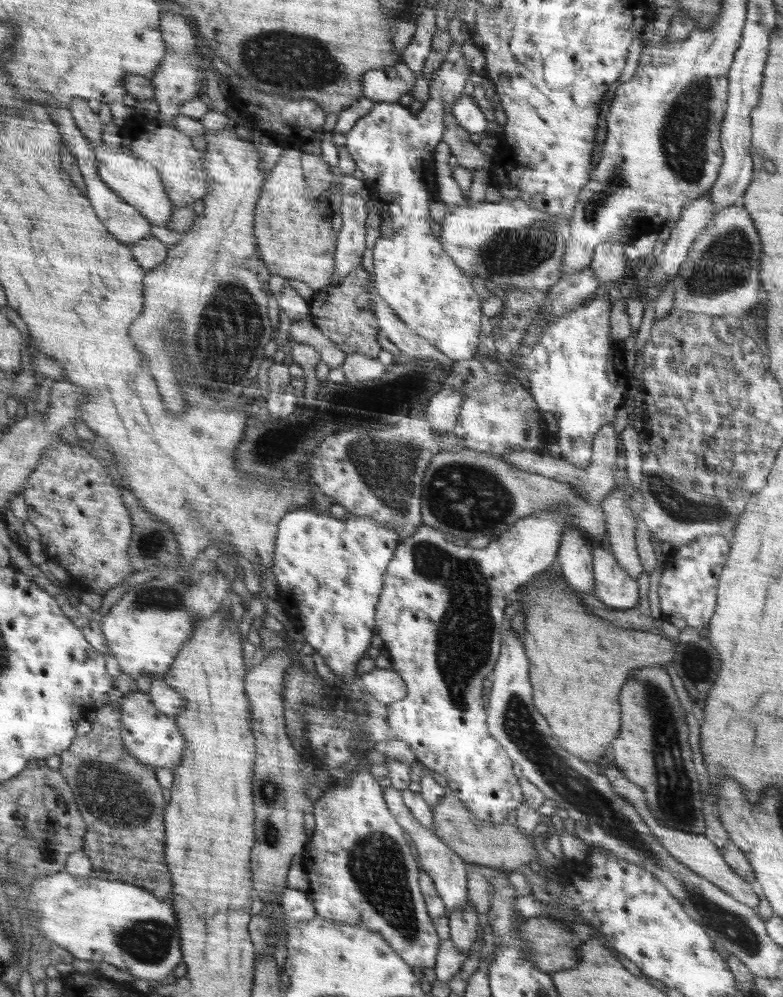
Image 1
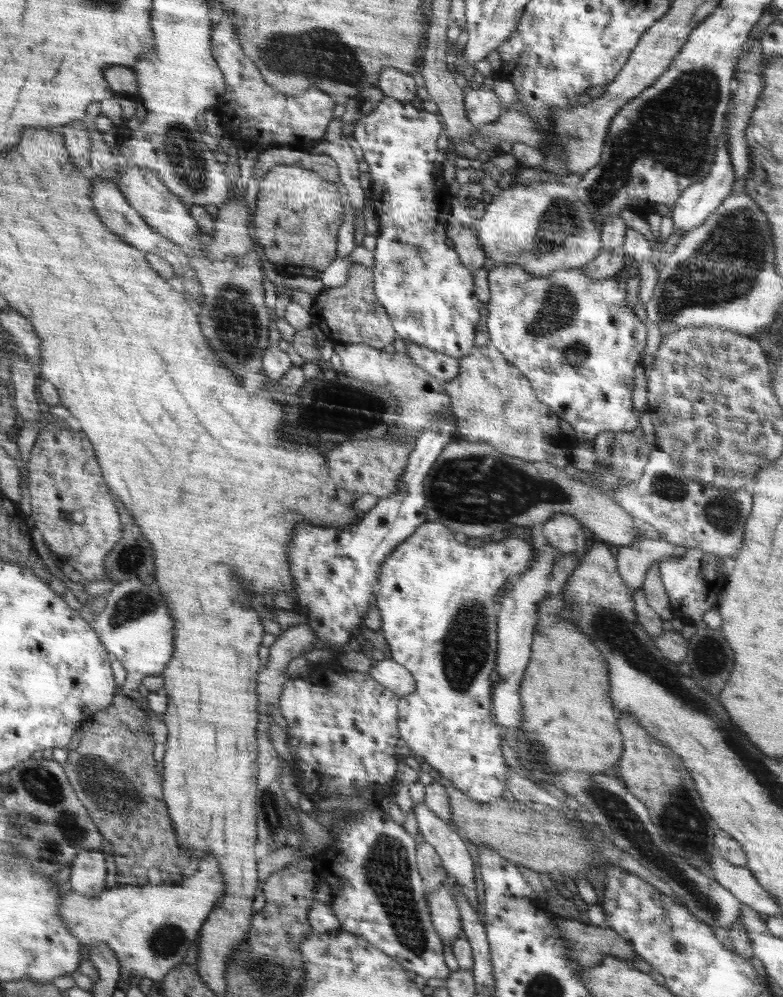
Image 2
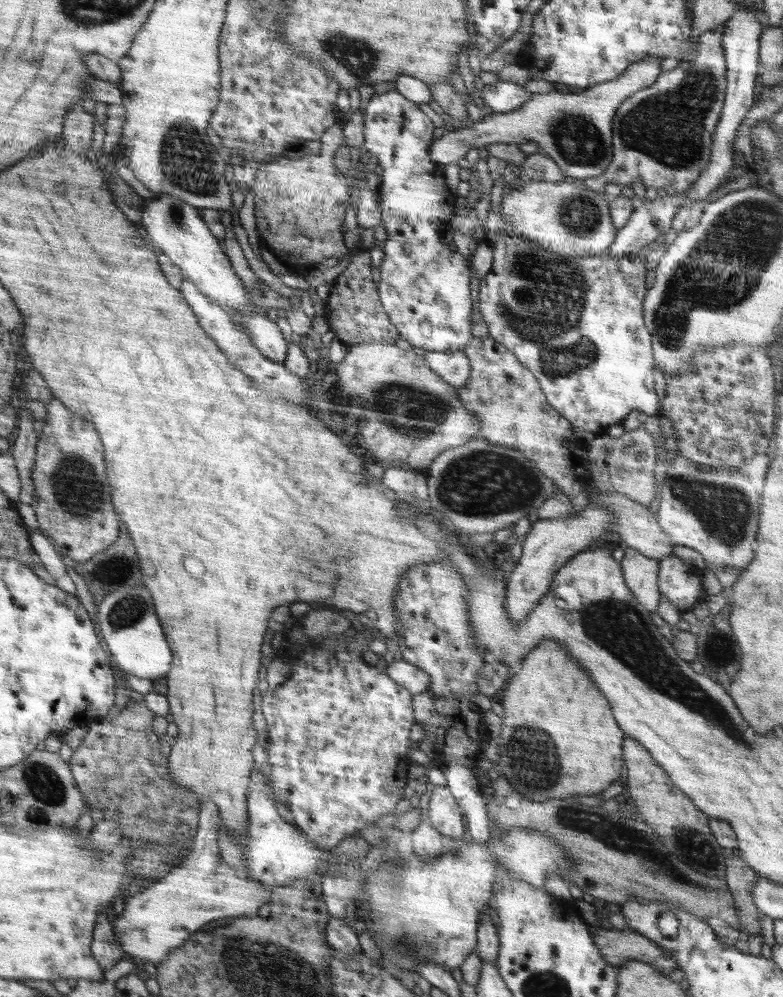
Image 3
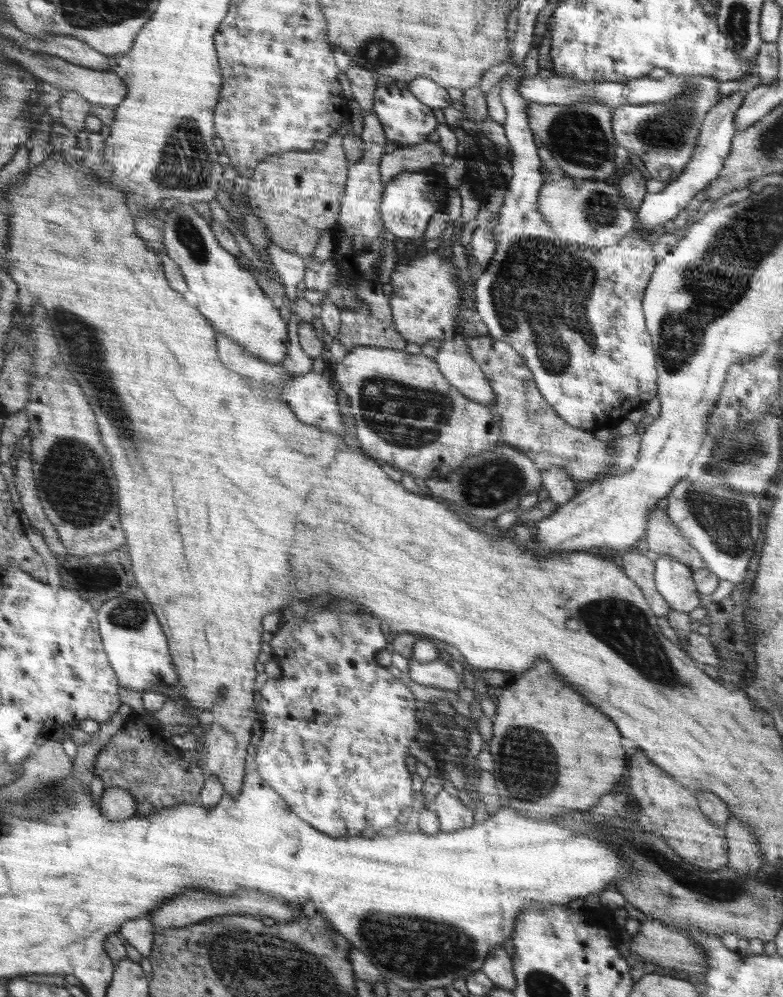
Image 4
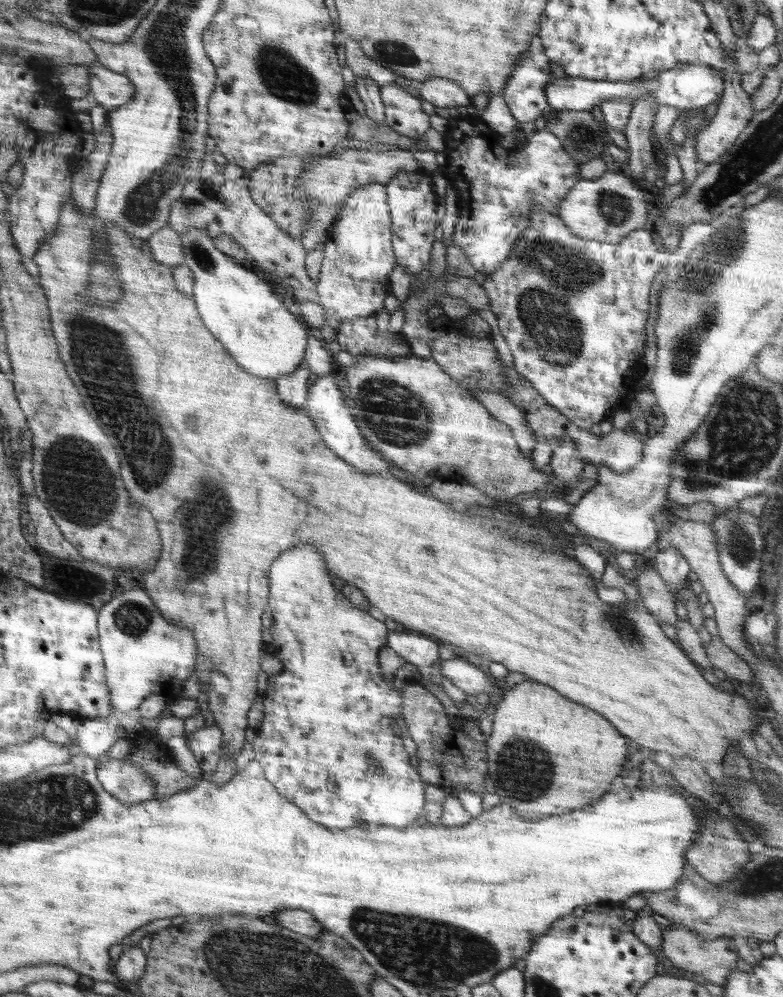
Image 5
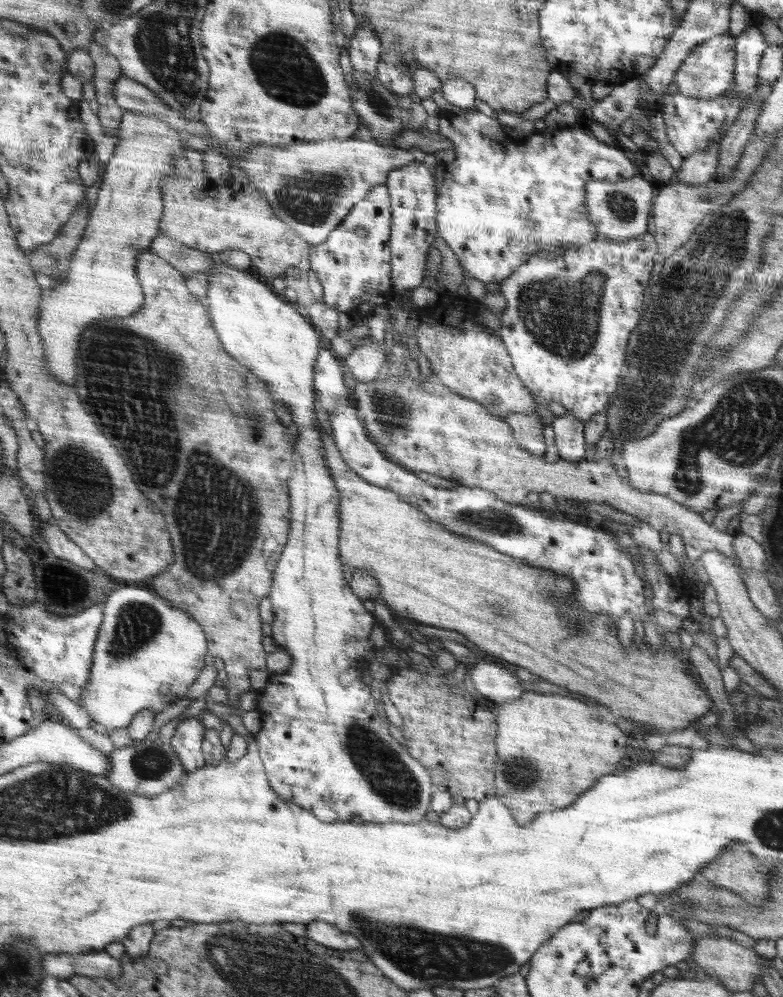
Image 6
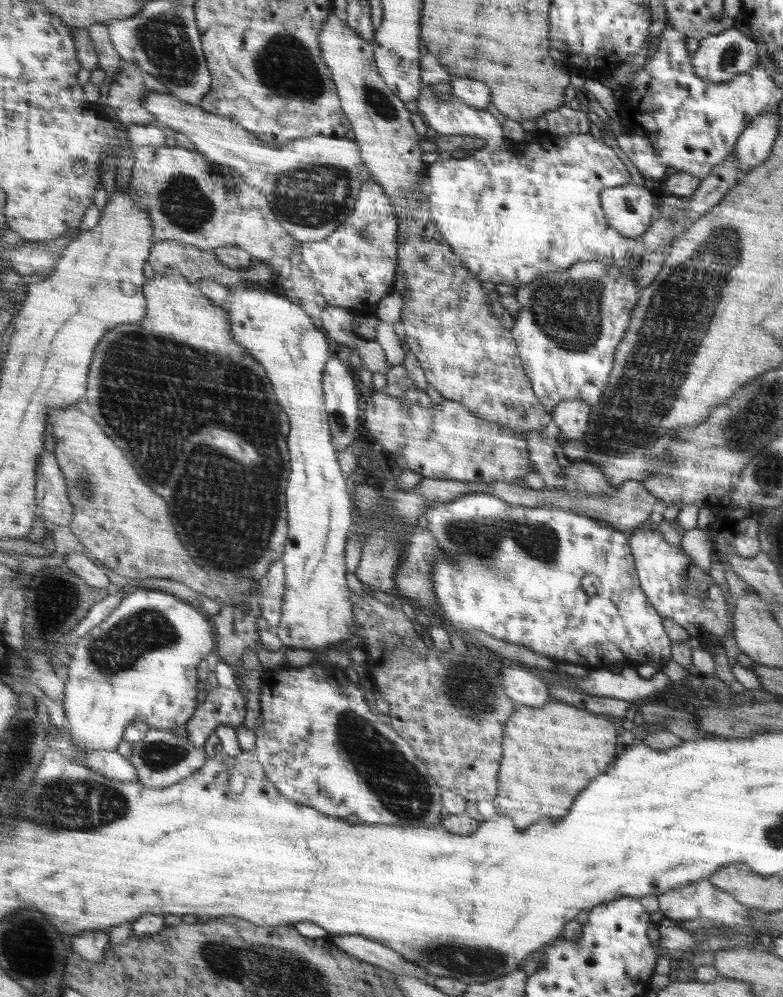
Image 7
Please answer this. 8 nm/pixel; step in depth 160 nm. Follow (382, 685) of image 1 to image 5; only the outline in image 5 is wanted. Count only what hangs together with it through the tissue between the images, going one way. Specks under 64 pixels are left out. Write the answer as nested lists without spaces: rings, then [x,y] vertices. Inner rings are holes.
[[[465,657],[442,660],[439,664],[440,674],[458,686],[471,699],[478,693],[489,693],[495,679],[484,671],[484,667],[468,662]]]

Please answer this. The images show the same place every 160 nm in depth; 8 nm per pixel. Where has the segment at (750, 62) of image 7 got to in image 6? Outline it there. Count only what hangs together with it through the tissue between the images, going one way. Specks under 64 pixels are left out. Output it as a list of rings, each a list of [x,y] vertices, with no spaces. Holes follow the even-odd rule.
[[[728,31],[703,42],[702,45],[695,46],[691,50],[691,55],[676,72],[672,89],[687,95],[688,98],[708,99],[721,96],[735,77],[736,52],[734,48],[735,37]]]

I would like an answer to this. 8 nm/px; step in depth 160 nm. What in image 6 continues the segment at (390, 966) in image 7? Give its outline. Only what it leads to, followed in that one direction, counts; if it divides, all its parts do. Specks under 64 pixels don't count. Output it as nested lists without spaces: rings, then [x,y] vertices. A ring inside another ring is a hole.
[[[324,921],[305,924],[305,936],[321,945],[340,950],[361,950],[360,941],[352,934],[346,934]]]

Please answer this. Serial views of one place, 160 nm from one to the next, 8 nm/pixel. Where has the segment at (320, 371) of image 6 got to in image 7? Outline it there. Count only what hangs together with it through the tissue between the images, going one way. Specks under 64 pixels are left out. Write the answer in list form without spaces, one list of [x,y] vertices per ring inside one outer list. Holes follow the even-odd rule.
[[[336,356],[326,364],[323,394],[336,450],[352,447],[358,426],[356,384],[348,368]]]

